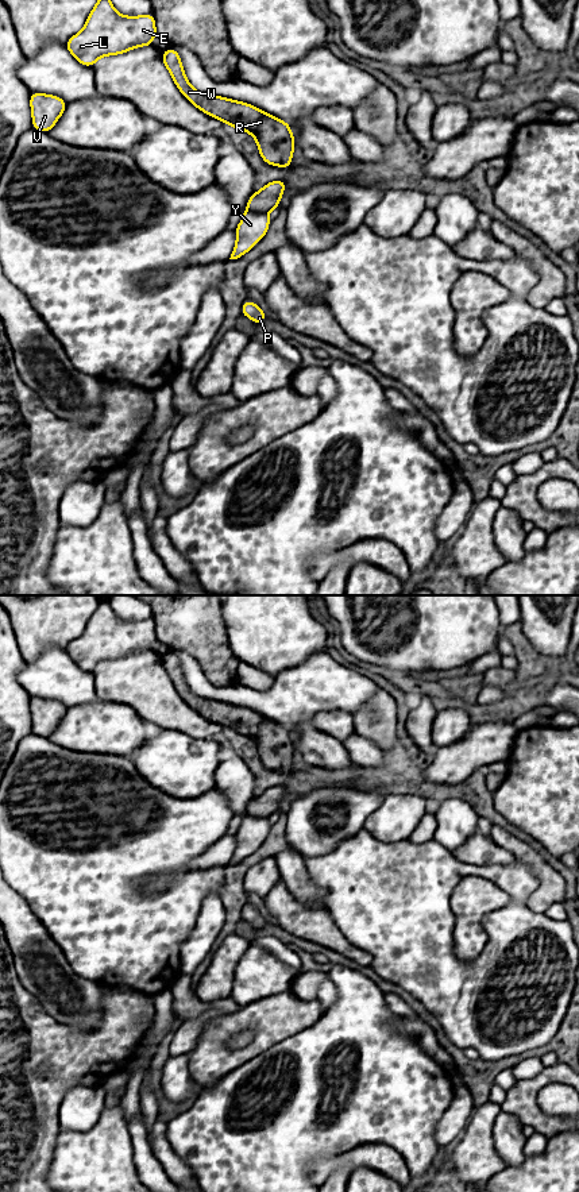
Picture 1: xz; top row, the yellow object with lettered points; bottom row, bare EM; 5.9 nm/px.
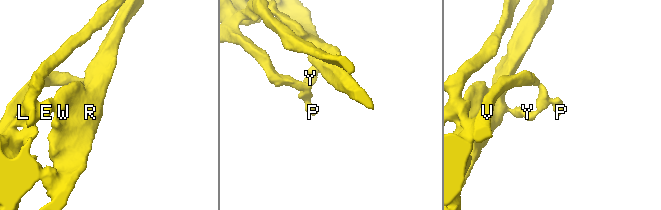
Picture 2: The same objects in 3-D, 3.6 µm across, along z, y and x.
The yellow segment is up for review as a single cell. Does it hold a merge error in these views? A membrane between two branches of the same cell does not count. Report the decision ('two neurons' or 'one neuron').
two neurons

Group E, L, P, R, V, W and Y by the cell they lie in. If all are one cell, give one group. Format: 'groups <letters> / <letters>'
groups E L P V Y / R W

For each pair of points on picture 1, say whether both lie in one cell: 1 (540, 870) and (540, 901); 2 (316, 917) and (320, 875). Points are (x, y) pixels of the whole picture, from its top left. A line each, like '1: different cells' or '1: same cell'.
1: same cell
2: different cells

